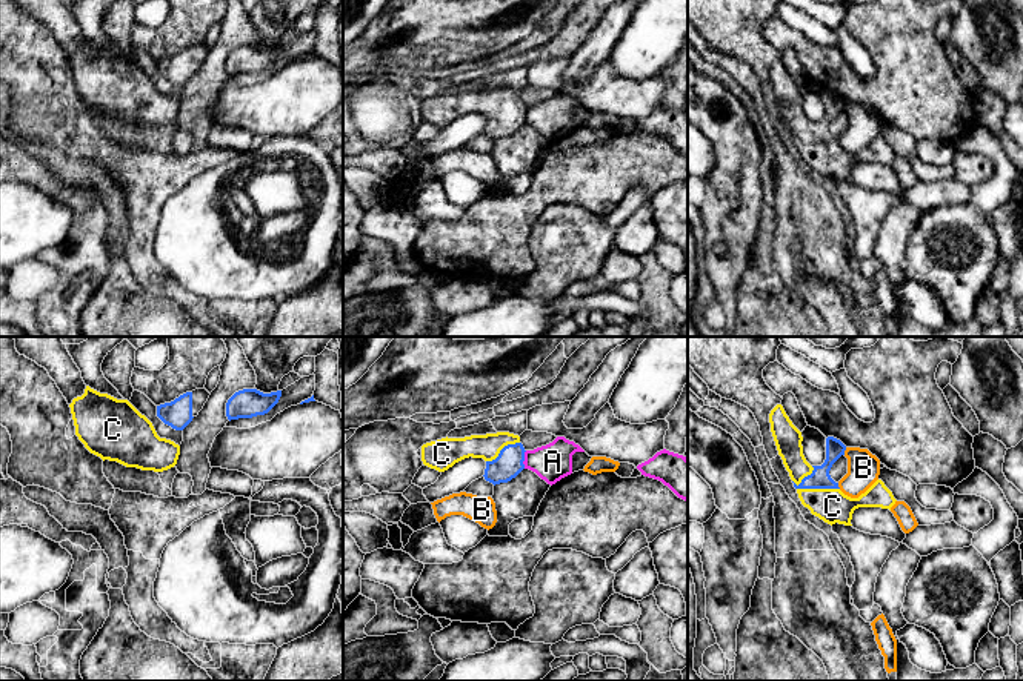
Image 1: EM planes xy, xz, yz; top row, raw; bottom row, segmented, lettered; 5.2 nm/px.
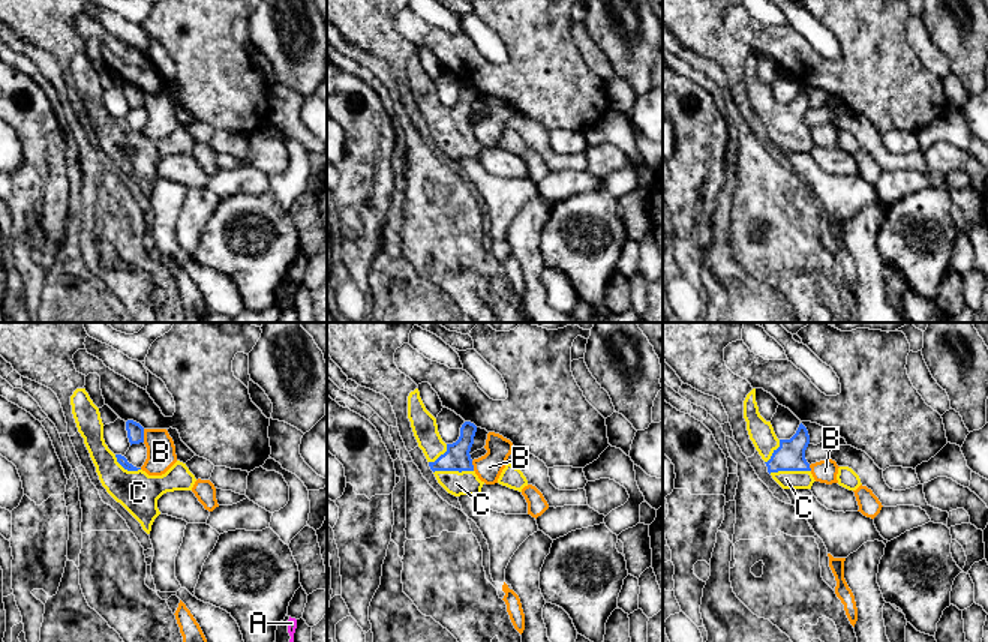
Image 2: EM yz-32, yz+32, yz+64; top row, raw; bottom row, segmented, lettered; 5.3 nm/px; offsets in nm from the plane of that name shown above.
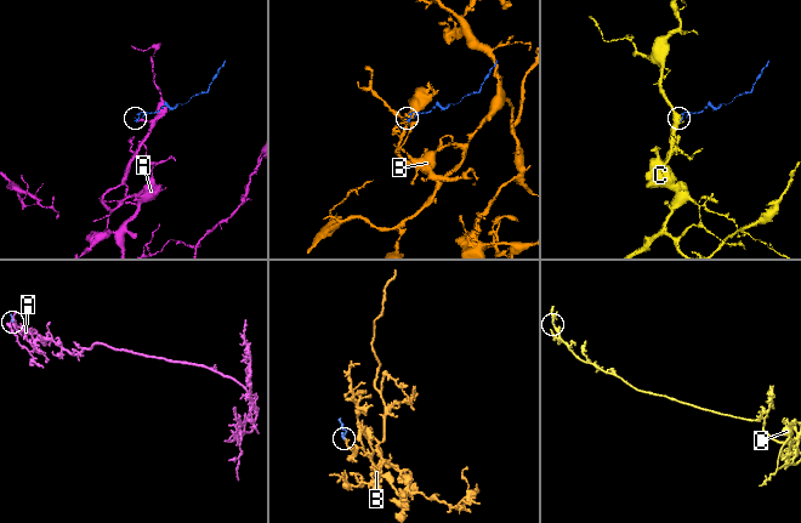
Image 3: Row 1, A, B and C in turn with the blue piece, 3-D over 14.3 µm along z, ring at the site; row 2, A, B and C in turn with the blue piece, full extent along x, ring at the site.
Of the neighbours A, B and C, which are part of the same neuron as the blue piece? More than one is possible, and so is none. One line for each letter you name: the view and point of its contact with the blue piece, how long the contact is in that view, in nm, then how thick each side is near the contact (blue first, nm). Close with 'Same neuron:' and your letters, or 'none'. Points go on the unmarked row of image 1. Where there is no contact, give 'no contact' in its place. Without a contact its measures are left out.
C: meets blue in yz at (816, 143); contact 260 nm long; 110 nm thick on the blue side, 180 nm on the other
Same neuron: C

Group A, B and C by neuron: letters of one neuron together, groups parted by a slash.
A / B / C

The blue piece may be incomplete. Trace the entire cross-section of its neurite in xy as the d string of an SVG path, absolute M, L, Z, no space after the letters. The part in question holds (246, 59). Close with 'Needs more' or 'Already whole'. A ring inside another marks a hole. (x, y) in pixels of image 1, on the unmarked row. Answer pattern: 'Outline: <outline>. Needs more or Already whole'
Outline: M257 45L235 48L226 58L228 75L252 74L268 69L280 55L282 46L263 49Z. Already whole

